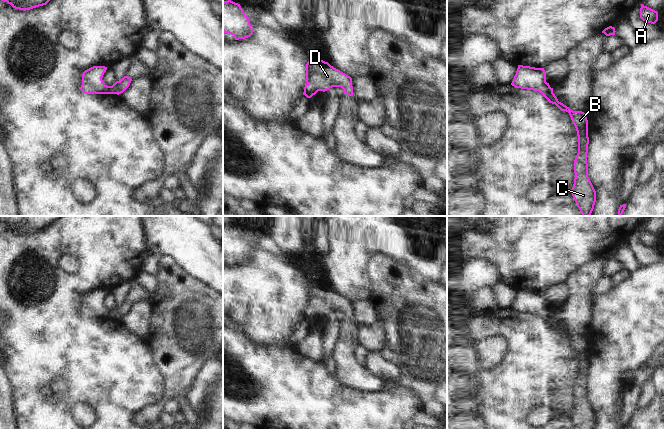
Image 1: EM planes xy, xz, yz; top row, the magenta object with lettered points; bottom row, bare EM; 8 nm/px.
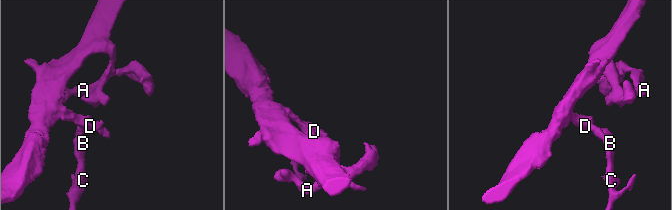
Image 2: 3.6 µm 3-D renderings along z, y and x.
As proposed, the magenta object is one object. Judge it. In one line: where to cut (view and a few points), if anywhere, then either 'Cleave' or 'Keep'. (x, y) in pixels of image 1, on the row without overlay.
No split. Keep.

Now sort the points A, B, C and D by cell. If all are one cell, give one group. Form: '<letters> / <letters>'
A B C D

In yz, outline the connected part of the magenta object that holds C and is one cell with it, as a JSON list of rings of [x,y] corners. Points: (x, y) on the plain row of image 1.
[[[518,289],[511,307],[515,312],[539,315],[549,327],[555,328],[561,335],[569,337],[578,360],[578,377],[574,384],[574,408],[571,418],[577,429],[595,429],[596,415],[588,401],[588,344],[584,336],[573,335],[559,326],[553,312],[546,306],[544,292]]]

